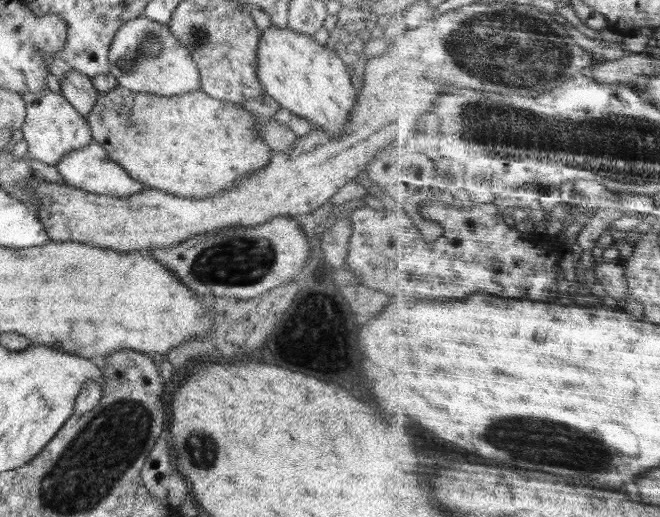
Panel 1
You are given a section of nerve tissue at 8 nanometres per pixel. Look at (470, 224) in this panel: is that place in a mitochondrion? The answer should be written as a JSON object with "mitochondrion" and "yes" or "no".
{"mitochondrion":"no"}

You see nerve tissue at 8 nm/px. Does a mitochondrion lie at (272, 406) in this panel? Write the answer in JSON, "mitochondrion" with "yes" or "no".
{"mitochondrion":"no"}

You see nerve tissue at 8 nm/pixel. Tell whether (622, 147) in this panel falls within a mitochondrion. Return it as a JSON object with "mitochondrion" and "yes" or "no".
{"mitochondrion":"yes"}

